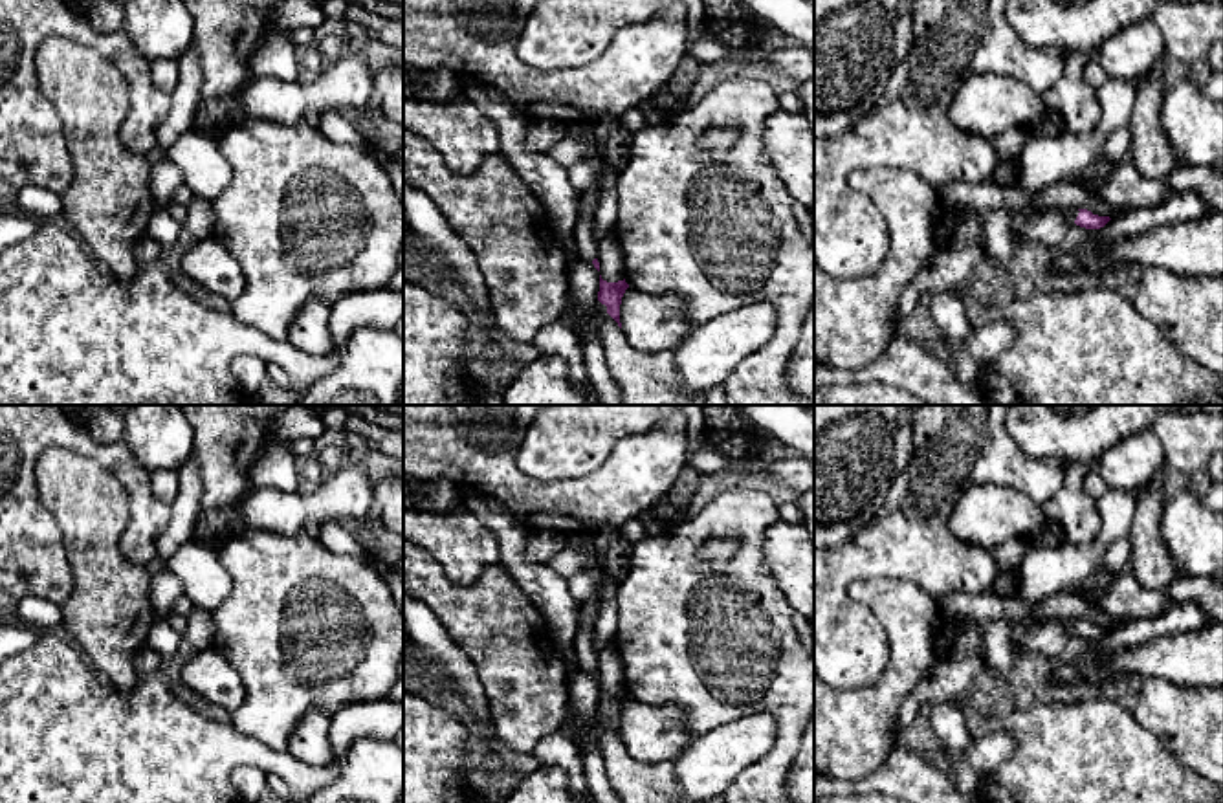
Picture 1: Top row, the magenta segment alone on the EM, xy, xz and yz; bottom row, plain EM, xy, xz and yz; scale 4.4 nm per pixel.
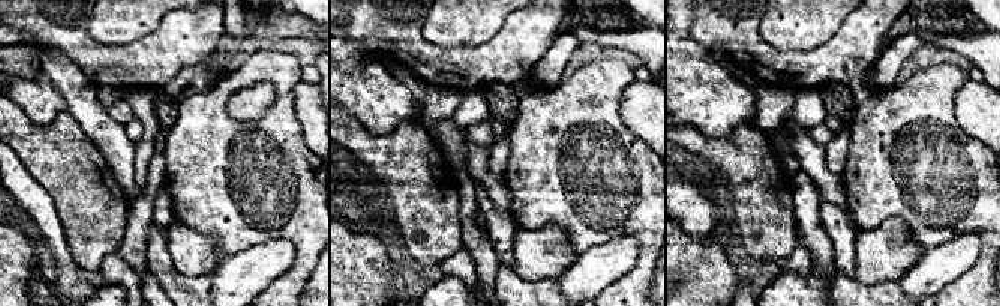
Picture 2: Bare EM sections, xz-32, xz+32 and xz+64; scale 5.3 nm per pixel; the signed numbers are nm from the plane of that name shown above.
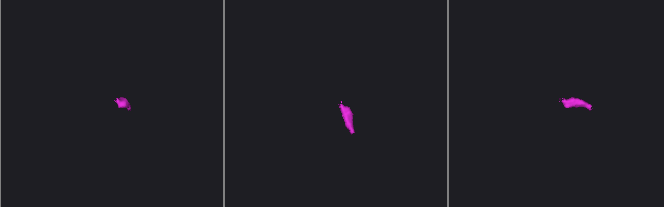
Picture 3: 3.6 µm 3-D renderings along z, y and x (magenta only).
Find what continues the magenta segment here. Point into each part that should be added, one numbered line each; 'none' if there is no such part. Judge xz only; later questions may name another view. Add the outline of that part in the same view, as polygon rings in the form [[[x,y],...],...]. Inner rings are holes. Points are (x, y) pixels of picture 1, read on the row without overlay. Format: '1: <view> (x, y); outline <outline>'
1: xz (583, 648); outline [[[590,598],[579,603],[578,636],[574,640],[574,651],[579,660],[579,667],[590,673],[598,669],[596,651],[592,645],[592,622],[596,620],[598,607],[598,598]]]

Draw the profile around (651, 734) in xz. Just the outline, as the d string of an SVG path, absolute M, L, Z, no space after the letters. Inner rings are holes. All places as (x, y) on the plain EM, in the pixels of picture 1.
M627 698L620 715L627 752L640 763L673 763L695 737L677 704L653 706Z

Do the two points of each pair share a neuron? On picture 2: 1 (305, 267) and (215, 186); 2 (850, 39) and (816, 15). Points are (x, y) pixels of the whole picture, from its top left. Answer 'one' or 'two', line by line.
1: one
2: two

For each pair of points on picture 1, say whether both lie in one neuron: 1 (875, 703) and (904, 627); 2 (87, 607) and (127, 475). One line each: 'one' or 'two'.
1: one
2: two

